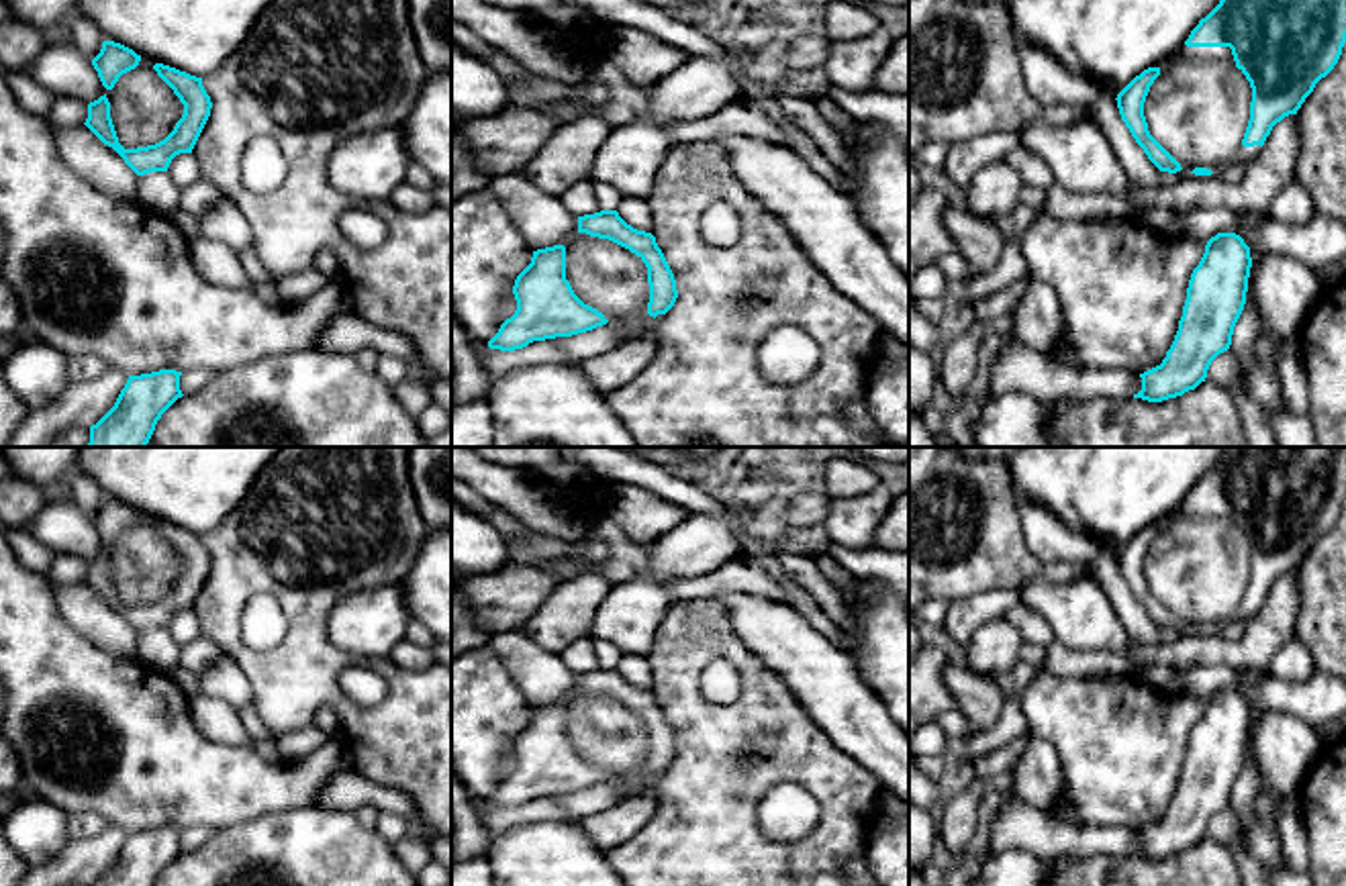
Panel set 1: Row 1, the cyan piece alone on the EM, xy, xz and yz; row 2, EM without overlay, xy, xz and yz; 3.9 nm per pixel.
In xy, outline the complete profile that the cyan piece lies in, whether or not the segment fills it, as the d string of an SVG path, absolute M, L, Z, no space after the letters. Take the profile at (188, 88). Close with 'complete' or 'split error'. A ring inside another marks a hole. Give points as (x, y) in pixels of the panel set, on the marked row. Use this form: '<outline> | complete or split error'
M155 63L153 69L184 104L182 118L163 141L147 147L125 149L118 143L106 94L88 104L88 118L84 122L104 145L112 147L137 176L167 171L176 155L192 153L212 108L202 78L163 63Z | complete

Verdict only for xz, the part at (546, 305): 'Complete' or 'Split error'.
Complete

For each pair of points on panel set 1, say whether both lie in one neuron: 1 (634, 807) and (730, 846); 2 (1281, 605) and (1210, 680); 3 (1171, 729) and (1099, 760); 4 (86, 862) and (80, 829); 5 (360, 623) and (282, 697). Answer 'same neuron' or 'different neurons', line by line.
1: different neurons
2: different neurons
3: same neuron
4: different neurons
5: different neurons

